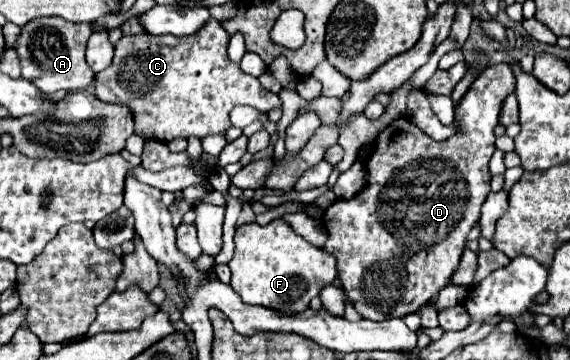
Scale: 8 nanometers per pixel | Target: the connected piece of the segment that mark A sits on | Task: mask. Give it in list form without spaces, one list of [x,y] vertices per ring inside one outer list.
[[[38,17],[22,27],[16,41],[16,51],[22,63],[22,77],[32,81],[42,93],[64,89],[68,93],[86,89],[94,81],[94,71],[88,69],[84,51],[92,35],[92,23],[68,23],[62,17]]]

